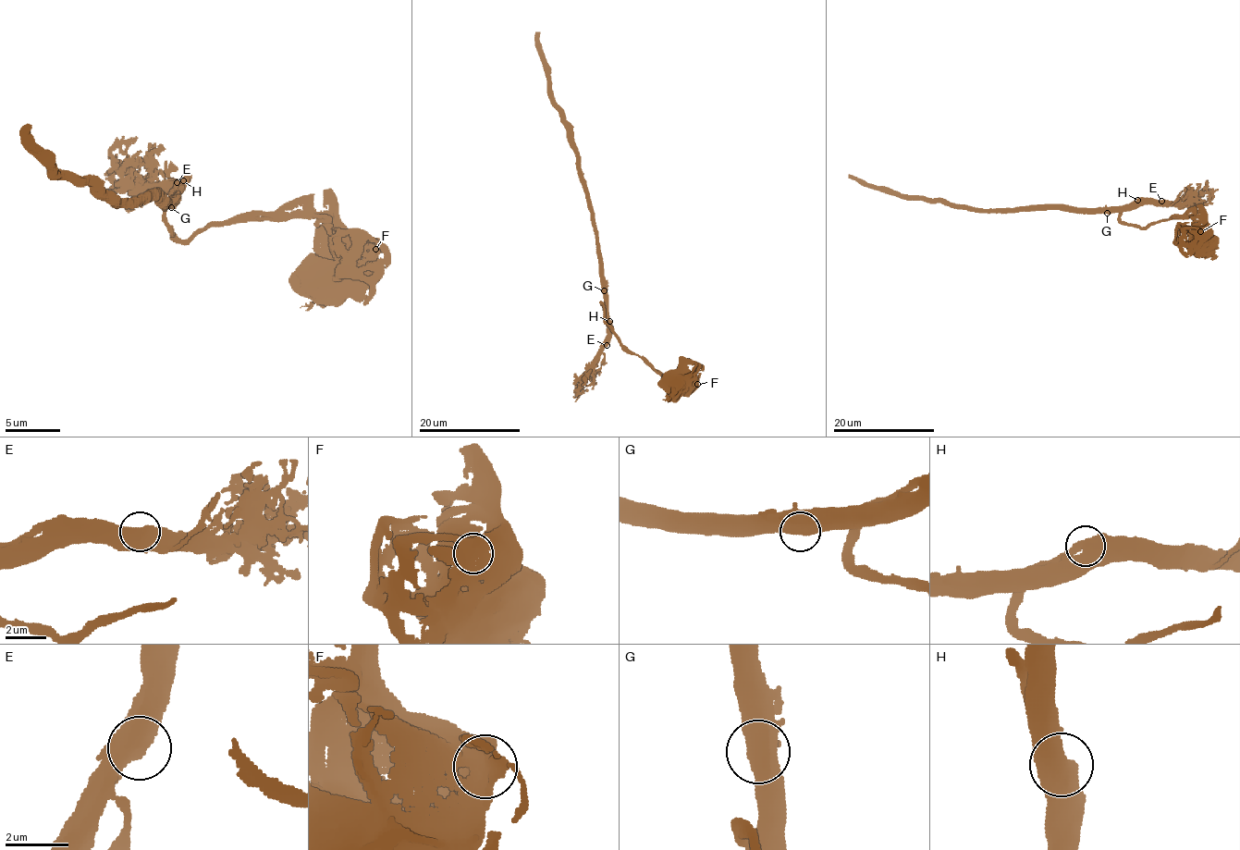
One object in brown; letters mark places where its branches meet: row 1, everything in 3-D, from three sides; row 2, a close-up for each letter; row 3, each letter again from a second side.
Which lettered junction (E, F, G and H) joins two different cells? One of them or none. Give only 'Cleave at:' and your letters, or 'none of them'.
Cleave at: none of them

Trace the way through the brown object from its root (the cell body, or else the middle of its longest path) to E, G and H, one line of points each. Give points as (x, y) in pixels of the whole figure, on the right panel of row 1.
E: (1193, 242), (1189, 227), (1196, 217), (1169, 217), (1142, 227), (1126, 224), (1120, 217), (1123, 211), (1161, 201)
G: (1193, 242), (1189, 227), (1196, 217), (1169, 217), (1141, 227), (1123, 223), (1118, 211), (1107, 213)
H: (1193, 242), (1189, 227), (1196, 217), (1169, 217), (1142, 227), (1123, 223), (1120, 215), (1137, 200)

